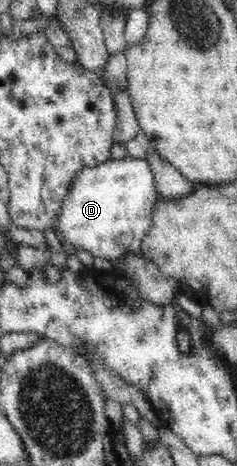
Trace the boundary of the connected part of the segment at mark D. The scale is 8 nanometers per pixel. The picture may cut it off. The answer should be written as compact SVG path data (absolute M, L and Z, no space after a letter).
M129 156L117 160L111 158L97 166L85 166L83 170L77 170L77 174L66 187L65 194L58 200L58 208L54 211L53 222L49 227L58 238L73 244L74 248L83 248L87 252L92 252L93 257L101 256L115 263L125 252L139 250L141 236L149 226L149 210L157 196L154 176L145 158L135 159Z

